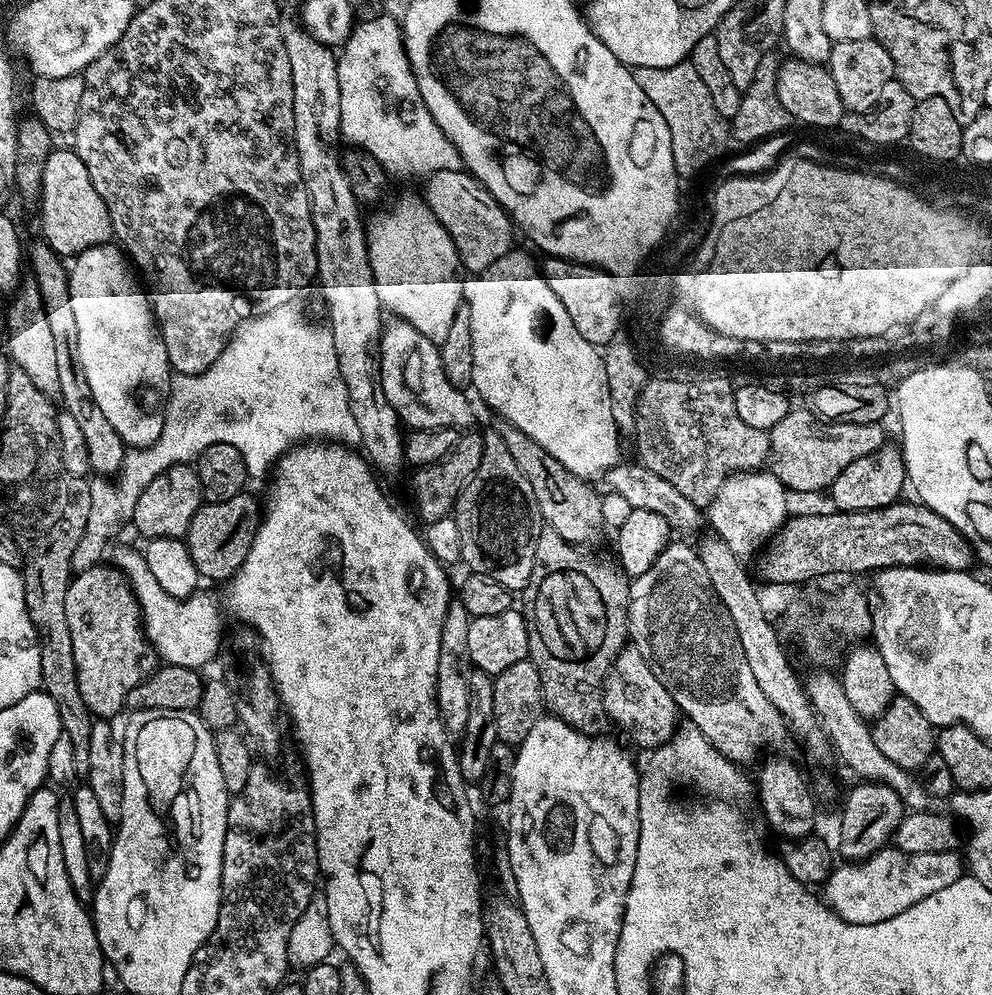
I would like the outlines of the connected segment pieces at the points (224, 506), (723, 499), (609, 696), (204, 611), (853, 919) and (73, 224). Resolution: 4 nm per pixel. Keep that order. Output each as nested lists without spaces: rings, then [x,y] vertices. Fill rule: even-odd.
[[[243,490],[224,502],[201,503],[190,522],[186,537],[188,558],[195,575],[197,572],[208,580],[227,582],[239,570],[242,562],[246,562],[246,554],[250,554],[250,546],[254,542],[254,534],[258,534],[262,515],[261,501],[247,494]]]
[[[770,470],[741,471],[729,476],[720,486],[718,494],[706,508],[706,518],[710,520],[711,531],[726,542],[731,552],[744,562],[753,555],[754,558],[784,524],[790,512],[788,499],[790,496],[787,488]]]
[[[625,646],[614,658],[604,680],[604,710],[609,721],[612,720],[640,748],[655,750],[672,739],[678,727],[678,709],[666,687],[658,682],[654,671],[638,650]]]
[[[132,548],[122,549],[114,564],[128,577],[128,583],[132,585],[132,592],[140,604],[144,635],[164,664],[200,670],[203,664],[215,658],[220,648],[220,608],[210,593],[193,591],[184,600],[175,600],[158,586],[154,574],[150,574],[150,566],[146,566],[146,558],[137,549],[136,552]]]
[[[885,846],[860,863],[844,862],[833,867],[822,885],[823,903],[848,924],[886,922],[886,918],[910,910],[910,906],[922,902],[922,898],[930,898],[934,890],[942,890],[942,886],[950,886],[950,882],[965,875],[965,861],[956,855],[955,851],[906,853],[898,847]]]
[[[58,146],[49,152],[43,164],[39,204],[41,237],[62,258],[74,258],[94,245],[109,243],[113,237],[106,204],[94,190],[89,171],[75,149]]]

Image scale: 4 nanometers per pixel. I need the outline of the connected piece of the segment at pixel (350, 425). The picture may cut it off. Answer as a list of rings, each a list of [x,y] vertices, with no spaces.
[[[285,306],[267,312],[261,316],[253,316],[252,319],[244,321],[242,330],[237,330],[228,338],[228,345],[222,350],[222,354],[214,362],[214,366],[210,366],[202,374],[197,376],[173,375],[170,382],[170,390],[168,391],[168,406],[164,411],[164,420],[162,434],[148,448],[127,451],[124,455],[123,464],[117,475],[118,480],[108,478],[96,478],[90,483],[90,518],[86,522],[86,530],[82,534],[82,542],[78,542],[78,546],[74,549],[74,558],[72,559],[73,573],[81,572],[87,568],[92,568],[95,564],[101,563],[105,559],[104,547],[108,544],[108,539],[115,534],[119,528],[129,525],[134,514],[134,507],[137,506],[138,498],[142,496],[143,490],[162,474],[163,470],[168,470],[170,466],[178,464],[193,463],[204,449],[216,444],[230,444],[242,454],[243,461],[246,466],[246,473],[251,478],[260,478],[271,471],[275,463],[288,451],[297,444],[303,442],[314,442],[323,440],[332,444],[345,447],[357,447],[361,440],[361,434],[358,429],[358,422],[354,419],[354,414],[350,410],[350,398],[346,390],[346,382],[342,382],[342,374],[338,370],[338,354],[334,350],[334,342],[332,341],[331,331],[327,327],[319,328],[316,324],[311,324],[302,313],[296,309],[296,306]]]

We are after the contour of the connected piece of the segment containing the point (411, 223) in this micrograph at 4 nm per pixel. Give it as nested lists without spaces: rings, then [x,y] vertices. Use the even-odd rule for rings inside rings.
[[[419,195],[404,196],[389,212],[380,212],[372,221],[367,221],[366,239],[368,261],[372,267],[372,277],[376,283],[381,305],[391,315],[400,316],[412,324],[414,329],[426,338],[437,342],[444,340],[446,334],[450,334],[456,311],[460,309],[465,299],[466,284],[463,279],[460,281],[460,272],[462,273],[460,255],[456,253],[454,242],[446,234],[438,218],[434,218],[434,214]]]

